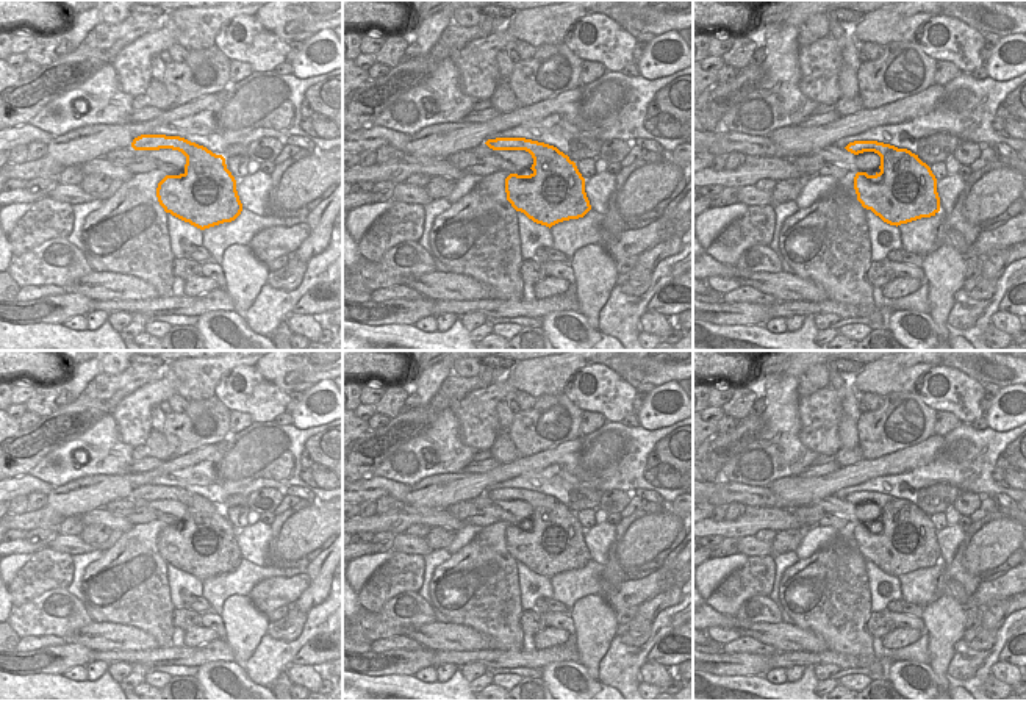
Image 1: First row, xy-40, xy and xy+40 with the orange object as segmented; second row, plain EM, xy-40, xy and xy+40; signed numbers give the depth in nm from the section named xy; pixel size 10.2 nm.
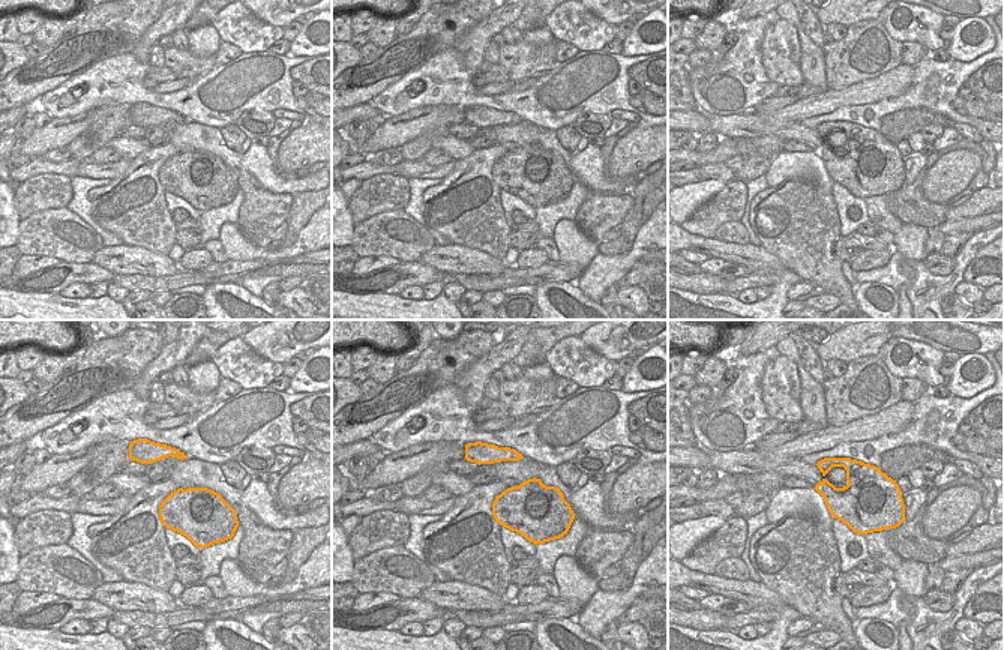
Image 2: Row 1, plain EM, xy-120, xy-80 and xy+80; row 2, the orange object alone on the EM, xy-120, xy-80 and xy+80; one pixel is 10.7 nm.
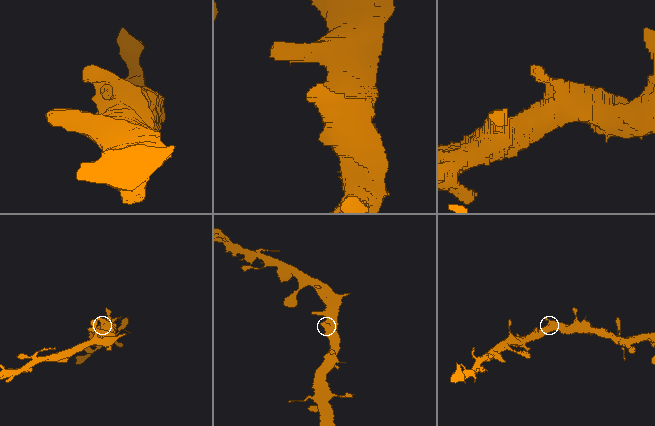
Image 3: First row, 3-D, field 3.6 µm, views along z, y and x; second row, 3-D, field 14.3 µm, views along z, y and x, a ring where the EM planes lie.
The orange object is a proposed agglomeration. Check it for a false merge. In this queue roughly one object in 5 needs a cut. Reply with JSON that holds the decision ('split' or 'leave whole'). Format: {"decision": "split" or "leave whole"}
{"decision": "leave whole"}

